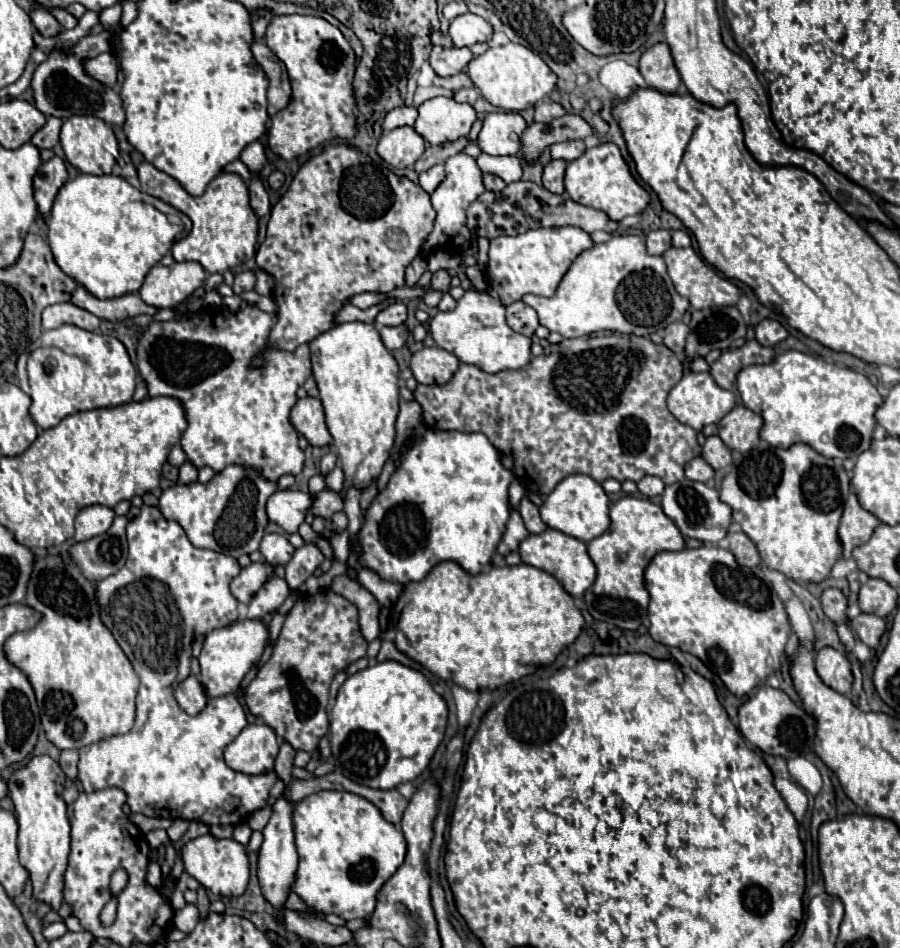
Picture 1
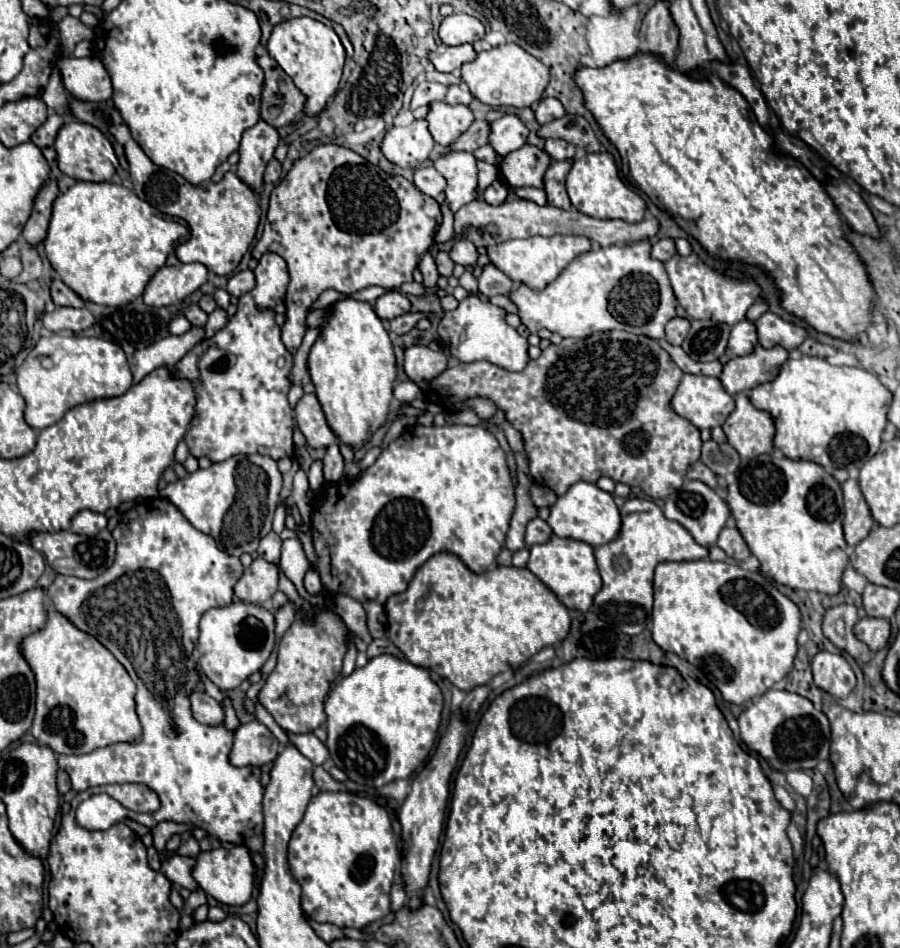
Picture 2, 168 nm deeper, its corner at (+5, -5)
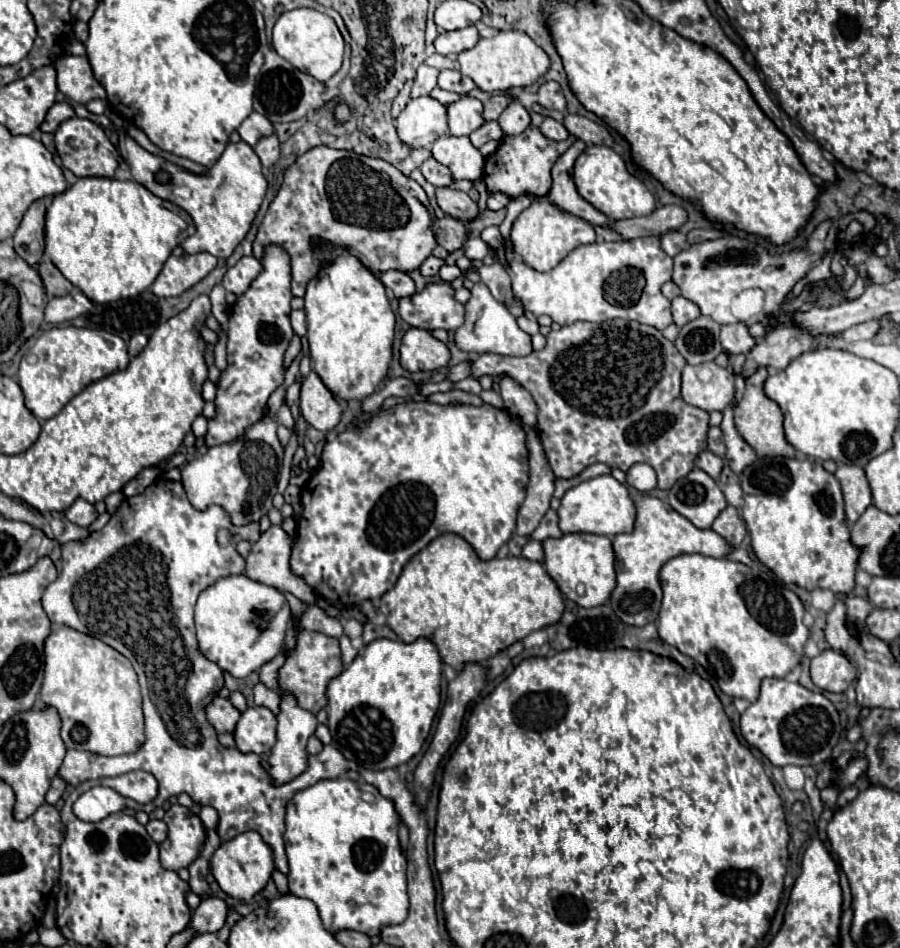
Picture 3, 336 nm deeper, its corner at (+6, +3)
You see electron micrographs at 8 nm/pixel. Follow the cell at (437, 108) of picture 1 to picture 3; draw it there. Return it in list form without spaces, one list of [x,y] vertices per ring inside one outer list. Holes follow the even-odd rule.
[[[463,97],[449,105],[449,133],[451,135],[471,135],[475,129],[485,125],[483,103],[473,97]]]

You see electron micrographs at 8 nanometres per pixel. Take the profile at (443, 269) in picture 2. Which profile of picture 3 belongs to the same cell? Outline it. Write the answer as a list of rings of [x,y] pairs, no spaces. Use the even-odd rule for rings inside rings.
[[[443,217],[433,223],[433,233],[439,245],[443,245],[447,251],[457,251],[463,245],[465,239],[465,225],[461,219],[455,217]]]

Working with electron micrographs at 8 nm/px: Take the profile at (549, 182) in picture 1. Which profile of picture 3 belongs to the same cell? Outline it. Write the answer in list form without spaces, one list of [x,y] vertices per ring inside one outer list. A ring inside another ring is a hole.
[[[577,139],[553,165],[553,187],[549,191],[549,199],[559,205],[563,211],[577,215],[585,221],[589,221],[591,225],[599,225],[609,229],[611,227],[611,219],[605,217],[601,211],[597,211],[589,201],[585,201],[575,183],[573,183],[573,163],[575,159],[583,153],[585,143],[581,139]]]

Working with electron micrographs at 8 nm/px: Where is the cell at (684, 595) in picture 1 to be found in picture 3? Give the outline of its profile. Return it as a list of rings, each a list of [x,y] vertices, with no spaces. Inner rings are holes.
[[[679,555],[661,569],[663,605],[659,611],[659,635],[665,643],[689,655],[707,673],[717,677],[721,691],[729,697],[741,697],[753,703],[759,697],[759,685],[765,677],[785,677],[801,663],[809,629],[803,625],[805,607],[801,599],[767,571],[751,569],[731,559],[705,555]]]

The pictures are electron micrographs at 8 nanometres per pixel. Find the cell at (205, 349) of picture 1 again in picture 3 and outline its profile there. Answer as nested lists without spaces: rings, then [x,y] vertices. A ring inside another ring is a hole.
[[[271,245],[265,251],[265,257],[261,259],[263,273],[251,283],[251,287],[237,299],[237,303],[229,311],[229,327],[227,327],[227,371],[221,373],[221,381],[217,387],[217,417],[209,421],[207,429],[207,447],[221,445],[235,441],[245,433],[249,425],[259,421],[267,413],[267,399],[271,393],[283,383],[283,355],[295,335],[289,315],[291,315],[291,265],[289,255],[283,249],[277,249],[277,245]]]

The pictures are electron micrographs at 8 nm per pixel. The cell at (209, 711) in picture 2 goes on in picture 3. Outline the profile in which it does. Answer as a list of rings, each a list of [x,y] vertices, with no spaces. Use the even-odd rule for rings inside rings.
[[[215,697],[207,709],[207,721],[215,727],[217,733],[233,733],[241,713],[223,697]]]

